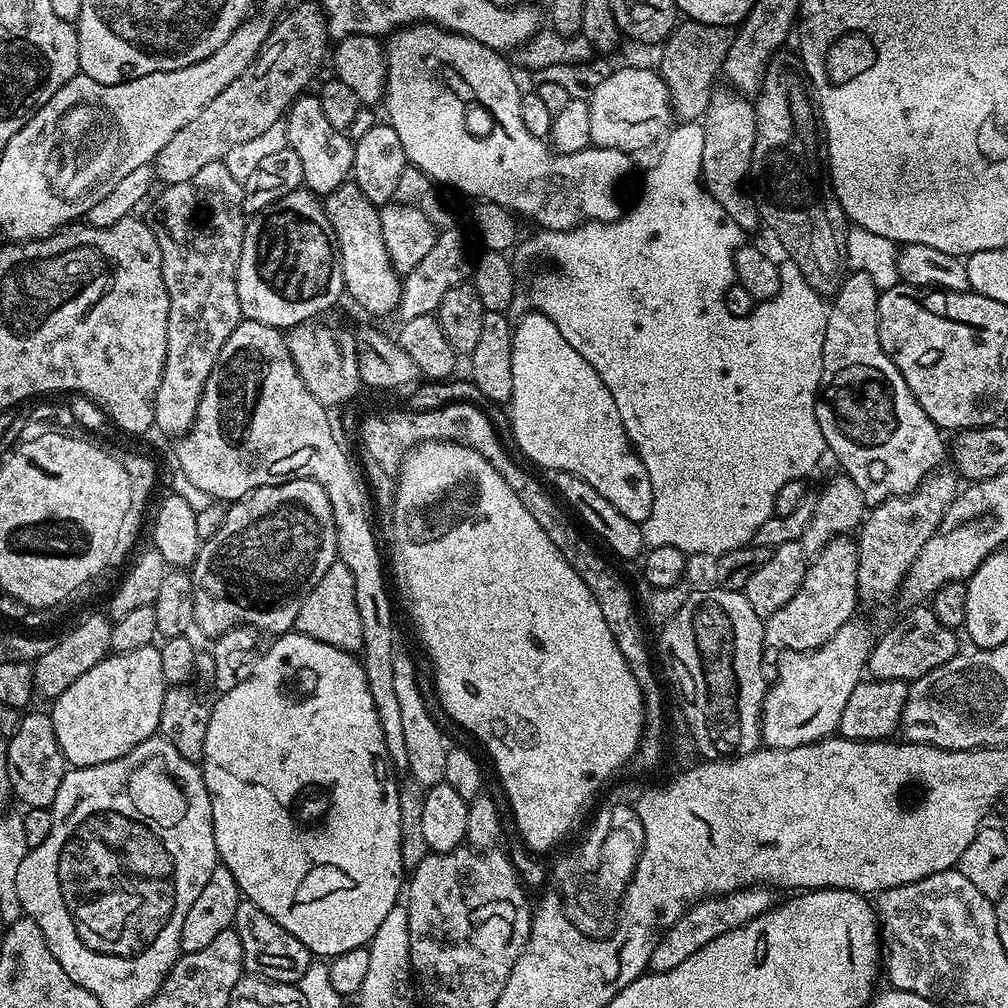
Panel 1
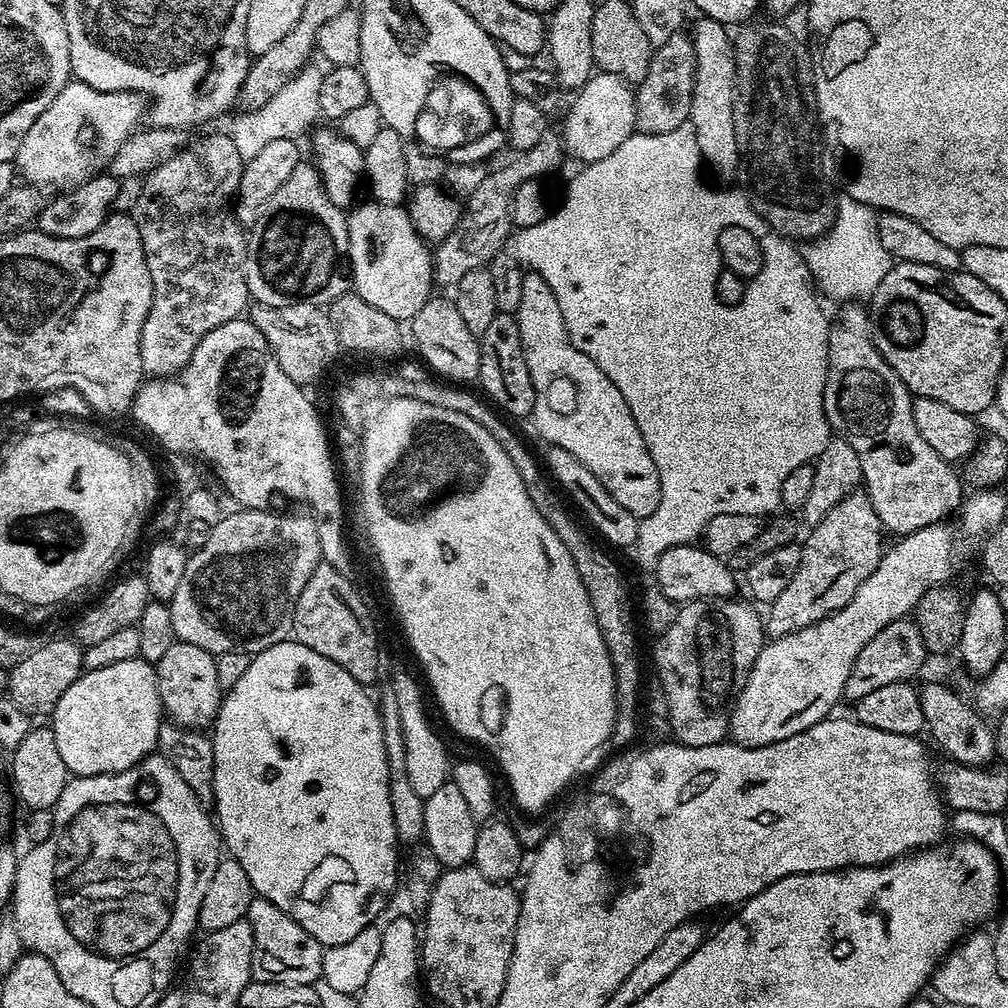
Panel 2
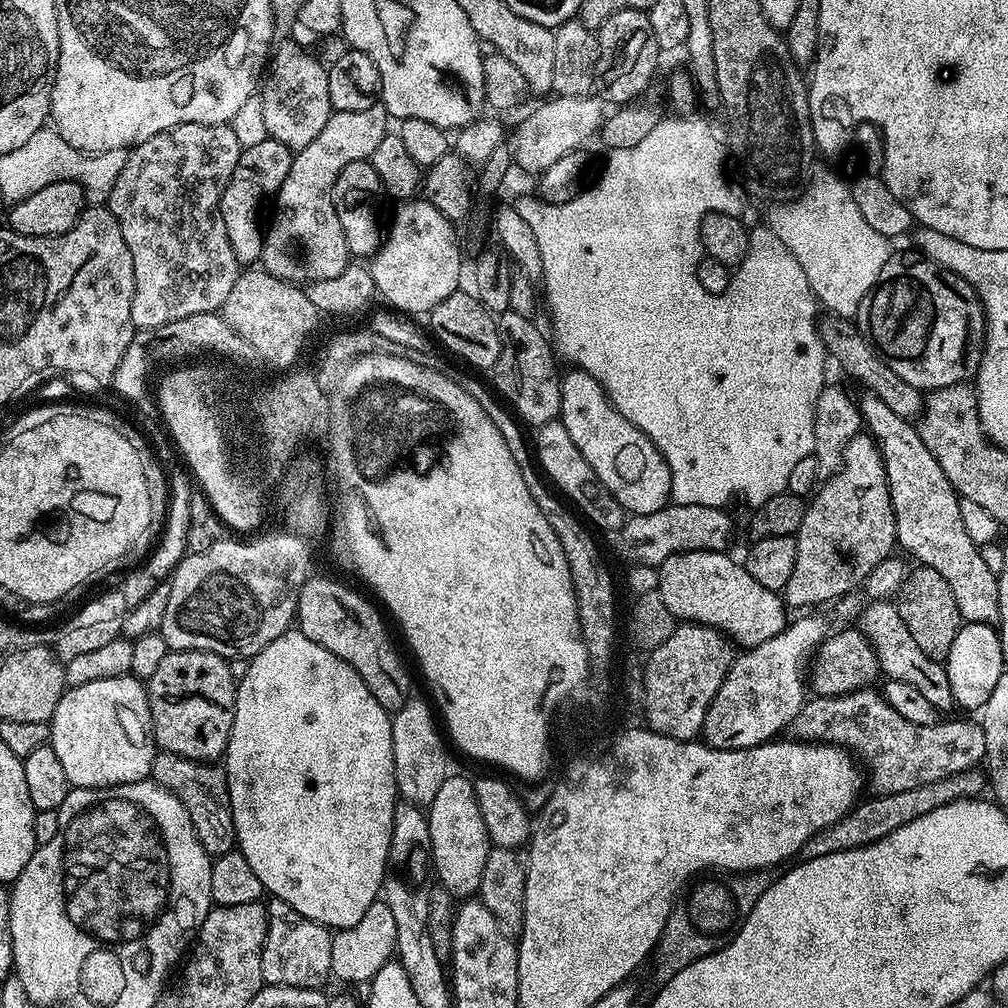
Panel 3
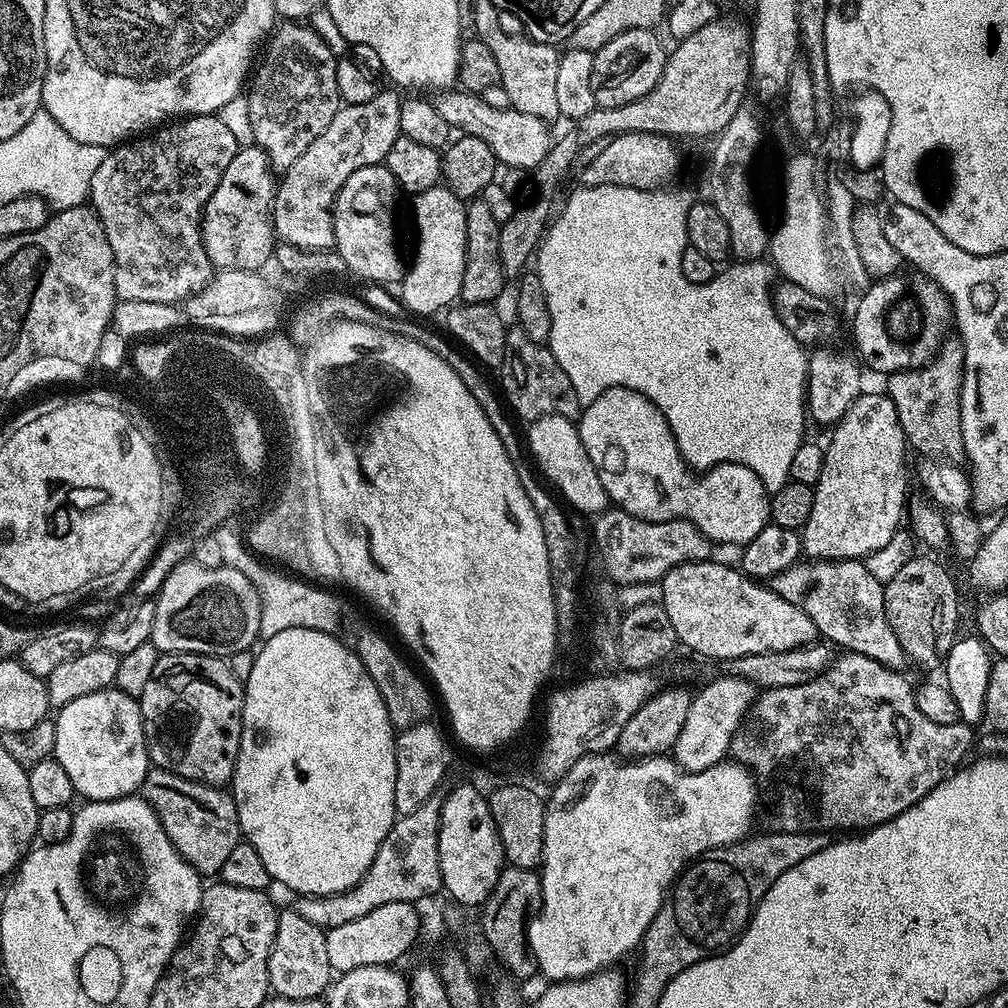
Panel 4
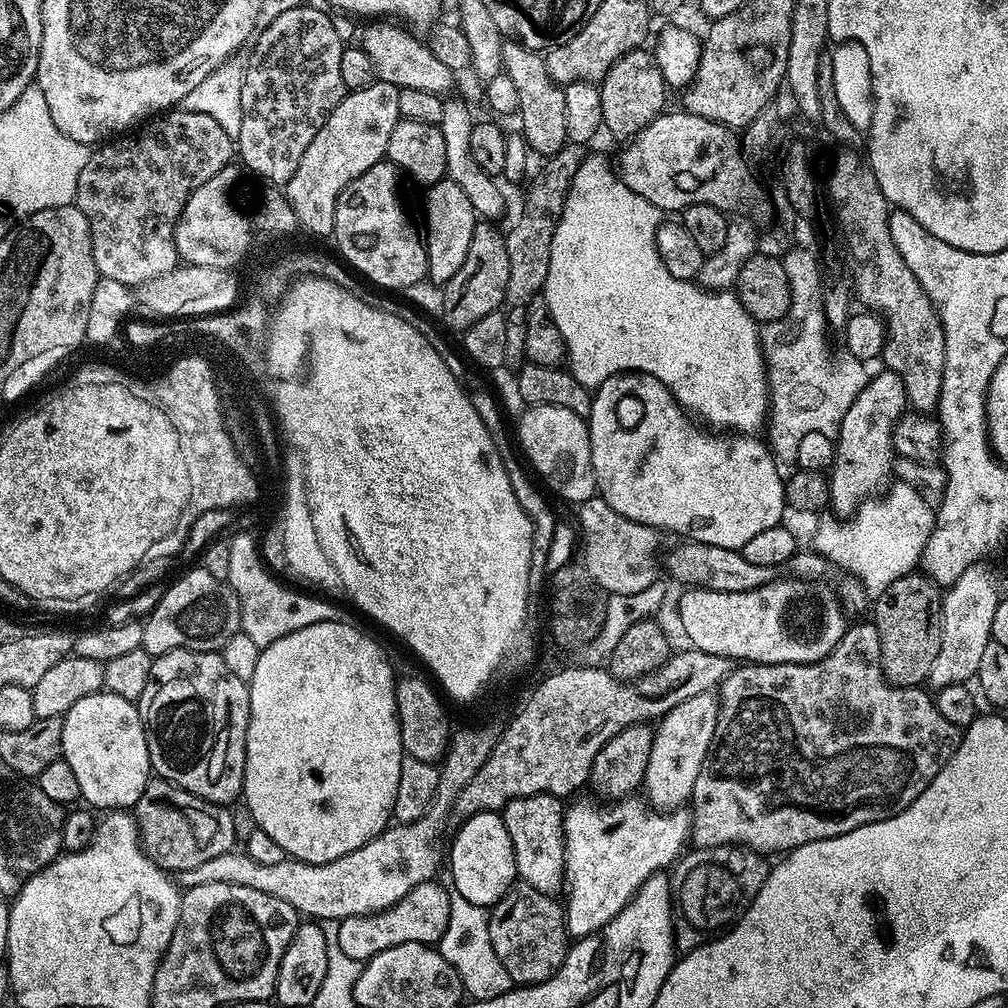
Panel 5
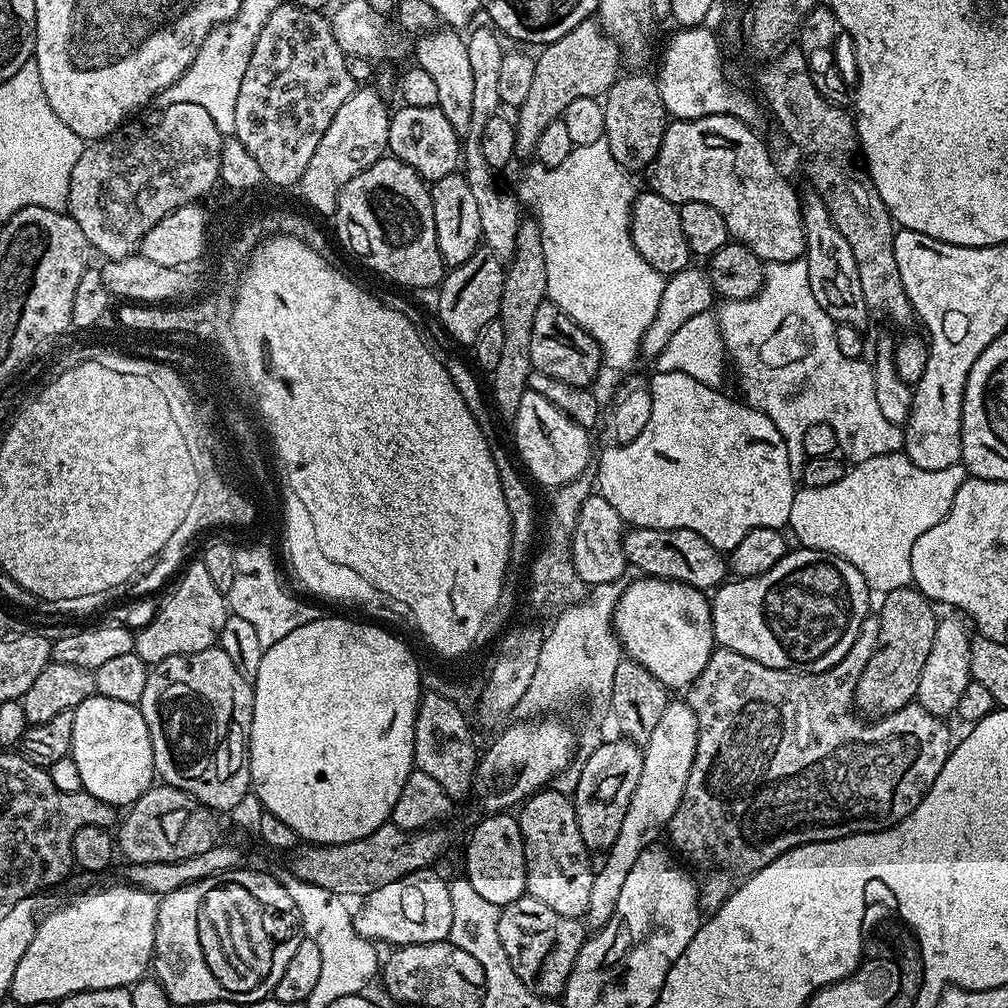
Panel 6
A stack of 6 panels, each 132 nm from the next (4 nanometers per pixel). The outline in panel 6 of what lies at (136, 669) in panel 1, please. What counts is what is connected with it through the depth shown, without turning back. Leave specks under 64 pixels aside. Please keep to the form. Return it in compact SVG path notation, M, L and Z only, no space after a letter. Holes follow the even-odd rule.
M91 696L86 698L86 702L82 702L74 709L74 738L72 739L71 758L74 766L78 766L78 775L82 778L82 789L89 792L94 798L98 798L102 802L113 806L131 806L135 800L142 798L142 794L148 788L153 787L154 777L156 776L156 767L154 766L154 754L152 753L152 743L150 742L150 730L146 726L146 718L142 718L139 707L135 704L127 704L126 702L117 702L115 698L106 698L105 696Z

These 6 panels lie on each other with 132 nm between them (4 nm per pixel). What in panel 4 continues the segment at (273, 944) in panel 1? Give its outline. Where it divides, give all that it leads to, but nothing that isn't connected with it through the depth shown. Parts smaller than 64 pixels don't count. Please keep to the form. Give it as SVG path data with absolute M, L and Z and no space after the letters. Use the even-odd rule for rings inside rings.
M295 910L281 911L276 917L274 946L268 959L268 986L275 995L295 1000L315 1000L327 993L334 971L326 954L325 929L314 926Z

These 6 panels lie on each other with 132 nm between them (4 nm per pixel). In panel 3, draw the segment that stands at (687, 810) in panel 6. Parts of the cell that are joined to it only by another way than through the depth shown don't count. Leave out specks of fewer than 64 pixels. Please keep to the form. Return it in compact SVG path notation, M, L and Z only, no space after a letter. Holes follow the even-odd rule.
M872 686L859 688L845 696L816 696L809 699L804 709L792 720L790 732L797 740L839 744L861 757L868 756L873 770L876 771L875 791L880 794L914 790L914 786L938 782L947 776L971 773L971 768L979 760L981 763L986 756L983 747L978 746L978 728L975 723L959 724L958 721L952 720L946 724L937 722L930 726L914 726L914 722L906 722L906 718L902 718L902 714L898 714L886 703L883 695Z

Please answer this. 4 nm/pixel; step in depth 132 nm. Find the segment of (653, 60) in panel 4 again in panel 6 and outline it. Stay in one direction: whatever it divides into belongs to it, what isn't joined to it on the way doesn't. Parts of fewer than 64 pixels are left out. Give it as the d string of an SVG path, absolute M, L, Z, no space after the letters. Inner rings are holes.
M636 70L628 74L632 76L621 75L612 83L602 100L604 139L610 146L610 154L614 154L621 168L632 174L637 174L643 168L645 171L654 162L670 123L667 108L659 96L657 81L651 75L648 77L644 74Z

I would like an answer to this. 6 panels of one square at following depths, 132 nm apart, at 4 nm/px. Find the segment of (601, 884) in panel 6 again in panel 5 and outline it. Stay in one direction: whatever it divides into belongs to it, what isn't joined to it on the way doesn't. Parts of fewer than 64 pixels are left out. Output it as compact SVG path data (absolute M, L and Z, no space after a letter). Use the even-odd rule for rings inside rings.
M710 691L694 694L686 698L686 702L678 702L674 710L659 717L654 730L654 746L650 750L650 762L646 762L642 785L643 791L648 791L646 800L649 805L660 810L676 810L691 801L694 781L702 770L702 762L706 762L706 754L718 726L719 713L720 701L717 693Z

